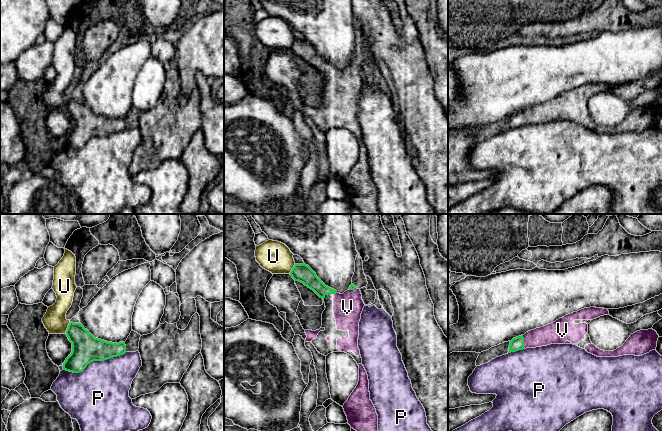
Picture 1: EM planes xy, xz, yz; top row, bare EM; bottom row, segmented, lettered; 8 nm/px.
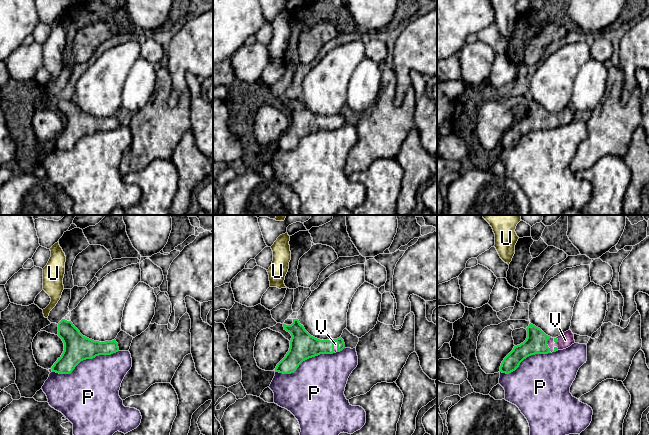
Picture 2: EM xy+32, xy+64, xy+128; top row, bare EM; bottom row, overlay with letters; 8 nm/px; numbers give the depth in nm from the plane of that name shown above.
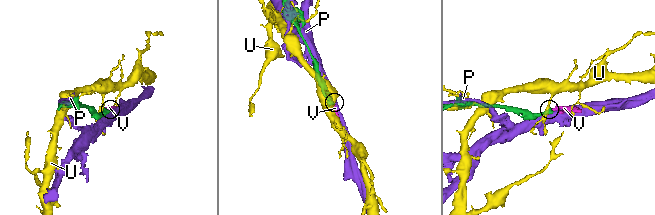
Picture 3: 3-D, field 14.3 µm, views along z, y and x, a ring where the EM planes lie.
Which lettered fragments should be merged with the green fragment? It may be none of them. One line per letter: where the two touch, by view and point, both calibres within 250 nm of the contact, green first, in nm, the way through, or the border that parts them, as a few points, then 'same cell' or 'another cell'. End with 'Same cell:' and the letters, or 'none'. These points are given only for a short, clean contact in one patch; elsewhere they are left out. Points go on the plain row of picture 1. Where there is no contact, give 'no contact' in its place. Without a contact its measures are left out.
P: contact xy (94, 136); calibres 220 and 440 nm; another cell
U: contact xy (67, 104); calibres 220 and 180 nm; another cell
V: contact yz (523, 118); calibres 110 and 160 nm; same cell
Same cell: V

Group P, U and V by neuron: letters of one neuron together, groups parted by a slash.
P / U / V

